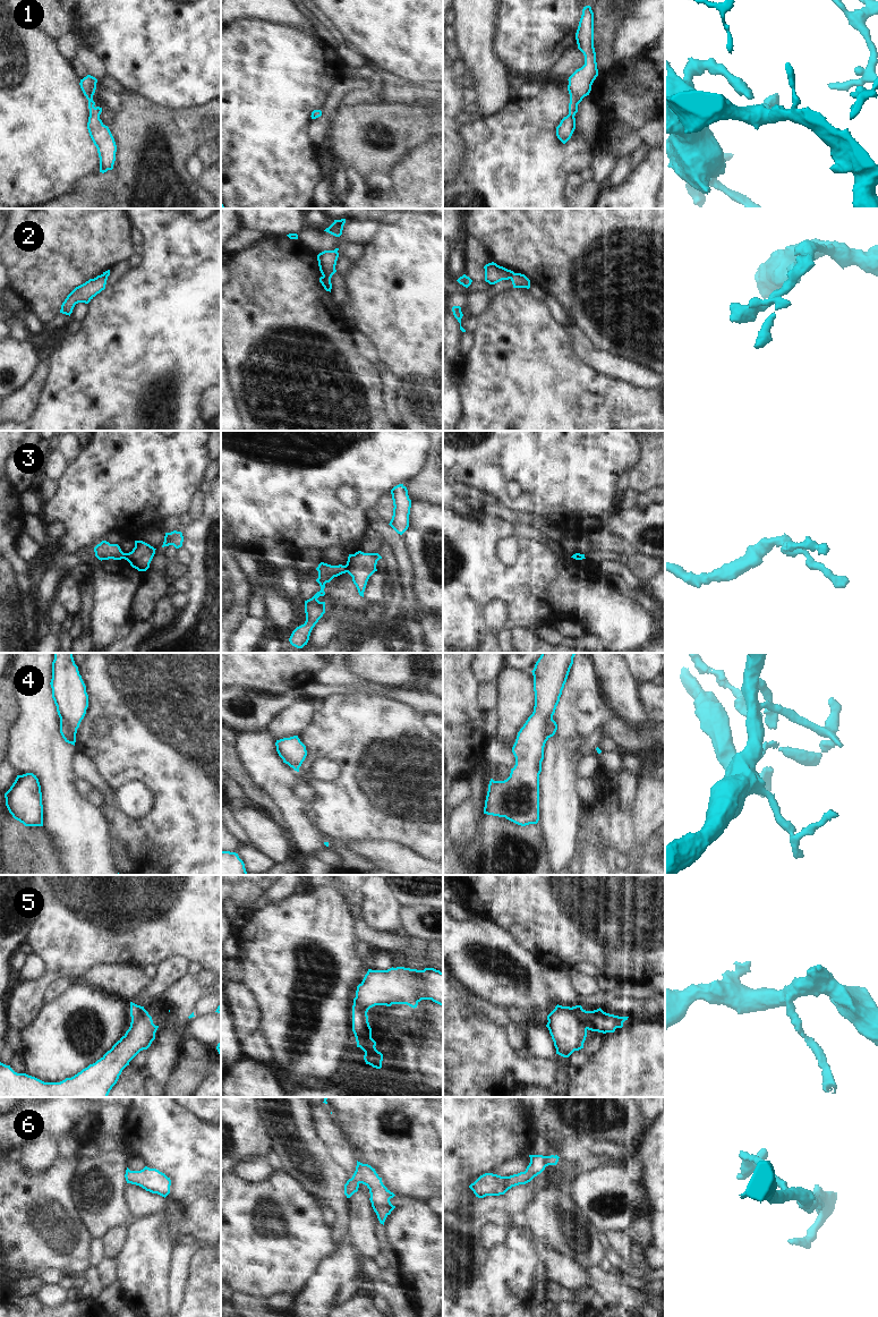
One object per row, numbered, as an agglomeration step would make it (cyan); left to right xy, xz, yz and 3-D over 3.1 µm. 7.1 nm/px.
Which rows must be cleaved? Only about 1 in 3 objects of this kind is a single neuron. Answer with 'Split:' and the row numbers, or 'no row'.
Split: 2, 3, 4, 5

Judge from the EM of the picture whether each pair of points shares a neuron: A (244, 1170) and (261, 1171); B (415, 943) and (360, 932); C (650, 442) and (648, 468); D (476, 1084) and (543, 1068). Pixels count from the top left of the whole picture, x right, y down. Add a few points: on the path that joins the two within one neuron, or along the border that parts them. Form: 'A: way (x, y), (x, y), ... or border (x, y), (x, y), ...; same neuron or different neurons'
A: way (248, 1170), (256, 1170); same neuron
B: way (401, 943), (374, 939); same neuron
C: way (650, 449), (650, 461); same neuron
D: way (493, 1075), (526, 1072); same neuron

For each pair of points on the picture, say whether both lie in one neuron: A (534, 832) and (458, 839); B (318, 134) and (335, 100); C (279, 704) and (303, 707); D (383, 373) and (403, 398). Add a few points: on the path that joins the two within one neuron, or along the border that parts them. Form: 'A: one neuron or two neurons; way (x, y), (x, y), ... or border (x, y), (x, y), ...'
A: two neurons; border (479, 820), (471, 839), (461, 849), (457, 848)
B: one neuron; way (321, 126), (326, 118), (329, 108)
C: two neurons; border (300, 697), (283, 707), (269, 723)
D: two neurons; border (400, 380), (395, 396), (395, 409), (399, 416)

